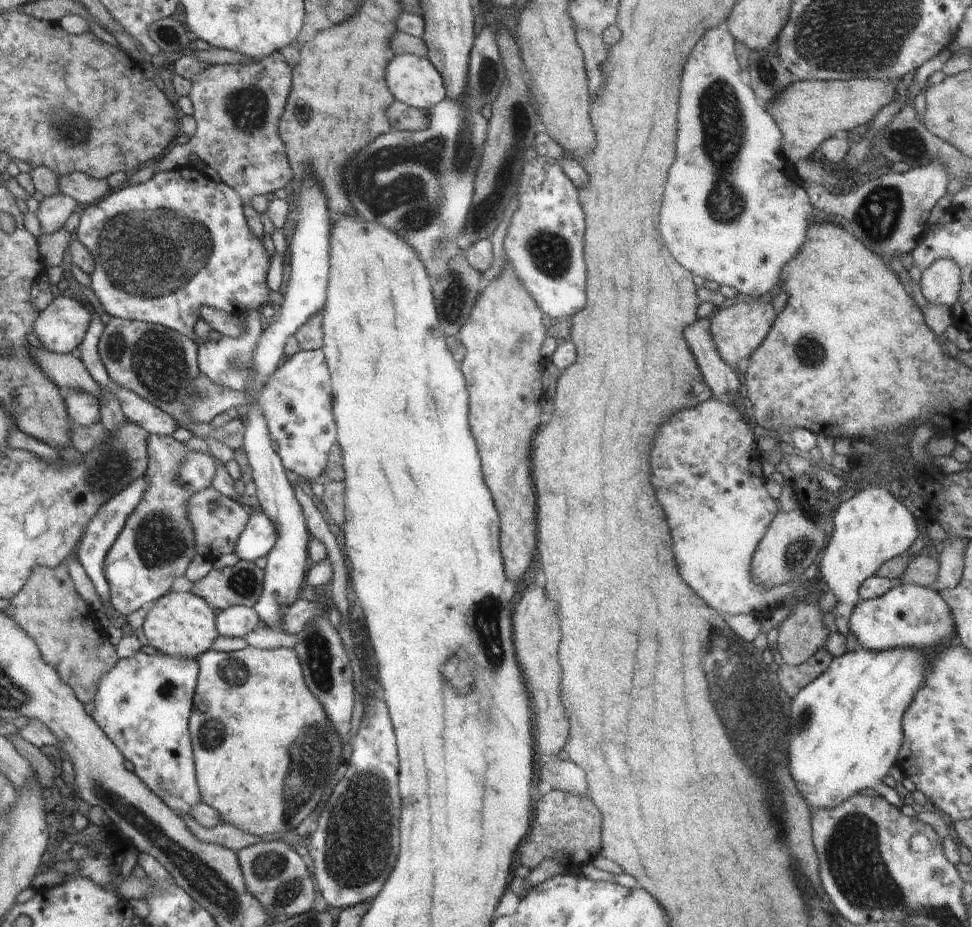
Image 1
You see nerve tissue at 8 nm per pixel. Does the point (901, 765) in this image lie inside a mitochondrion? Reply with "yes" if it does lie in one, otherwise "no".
no

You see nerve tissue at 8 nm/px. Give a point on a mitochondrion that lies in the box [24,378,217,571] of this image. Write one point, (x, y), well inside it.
(115, 463)

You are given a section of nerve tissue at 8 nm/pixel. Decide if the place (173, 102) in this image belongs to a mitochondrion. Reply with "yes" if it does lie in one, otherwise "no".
no

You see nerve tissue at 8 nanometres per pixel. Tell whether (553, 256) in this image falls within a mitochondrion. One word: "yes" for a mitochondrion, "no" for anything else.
yes

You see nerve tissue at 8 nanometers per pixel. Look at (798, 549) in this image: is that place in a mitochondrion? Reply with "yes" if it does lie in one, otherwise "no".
yes

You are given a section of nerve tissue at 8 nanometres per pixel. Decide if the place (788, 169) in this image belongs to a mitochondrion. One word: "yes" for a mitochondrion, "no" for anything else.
no

